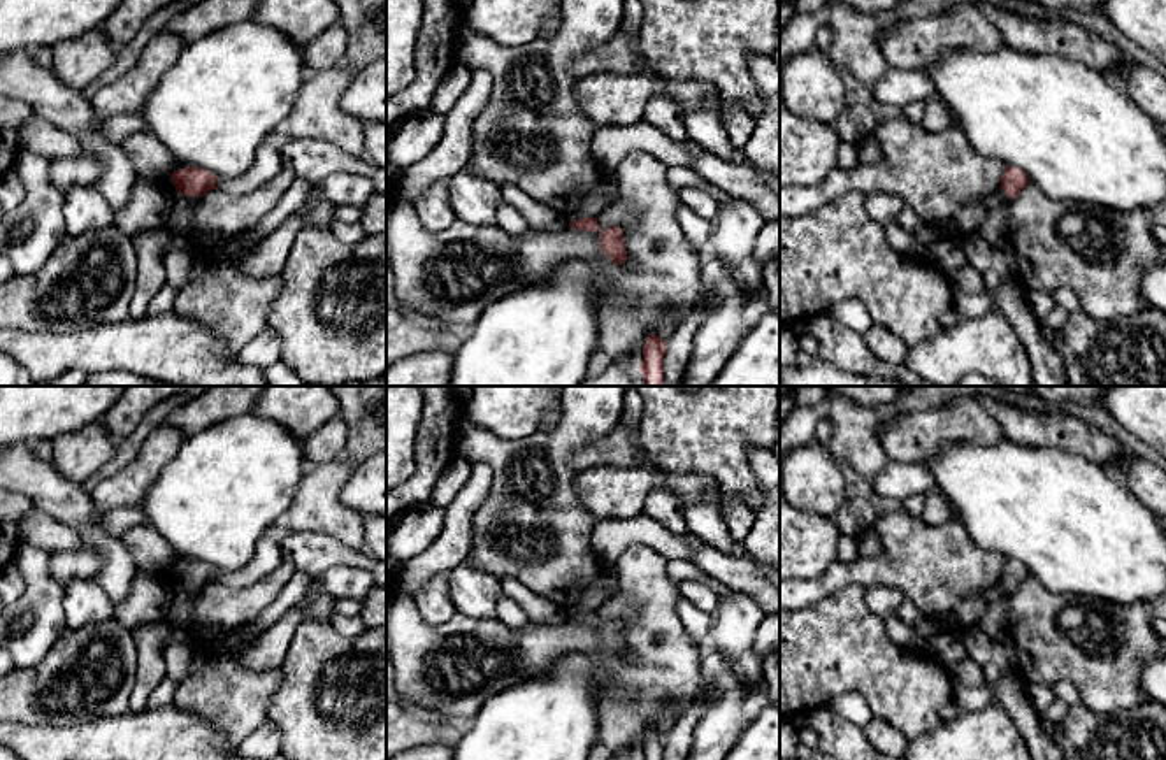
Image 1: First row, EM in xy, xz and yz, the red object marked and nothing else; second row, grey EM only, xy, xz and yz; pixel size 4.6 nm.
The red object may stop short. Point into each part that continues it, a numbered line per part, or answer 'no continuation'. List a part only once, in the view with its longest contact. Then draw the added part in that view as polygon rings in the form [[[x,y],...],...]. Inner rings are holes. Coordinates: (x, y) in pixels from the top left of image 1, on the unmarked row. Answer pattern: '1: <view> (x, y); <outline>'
no continuation

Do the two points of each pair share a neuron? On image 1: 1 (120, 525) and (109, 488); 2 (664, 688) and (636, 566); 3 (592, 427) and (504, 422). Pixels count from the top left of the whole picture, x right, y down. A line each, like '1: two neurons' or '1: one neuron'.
1: two neurons
2: one neuron
3: two neurons

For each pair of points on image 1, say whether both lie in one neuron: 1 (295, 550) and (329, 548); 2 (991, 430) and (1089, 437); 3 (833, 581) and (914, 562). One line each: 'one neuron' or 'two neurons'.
1: one neuron
2: two neurons
3: one neuron

